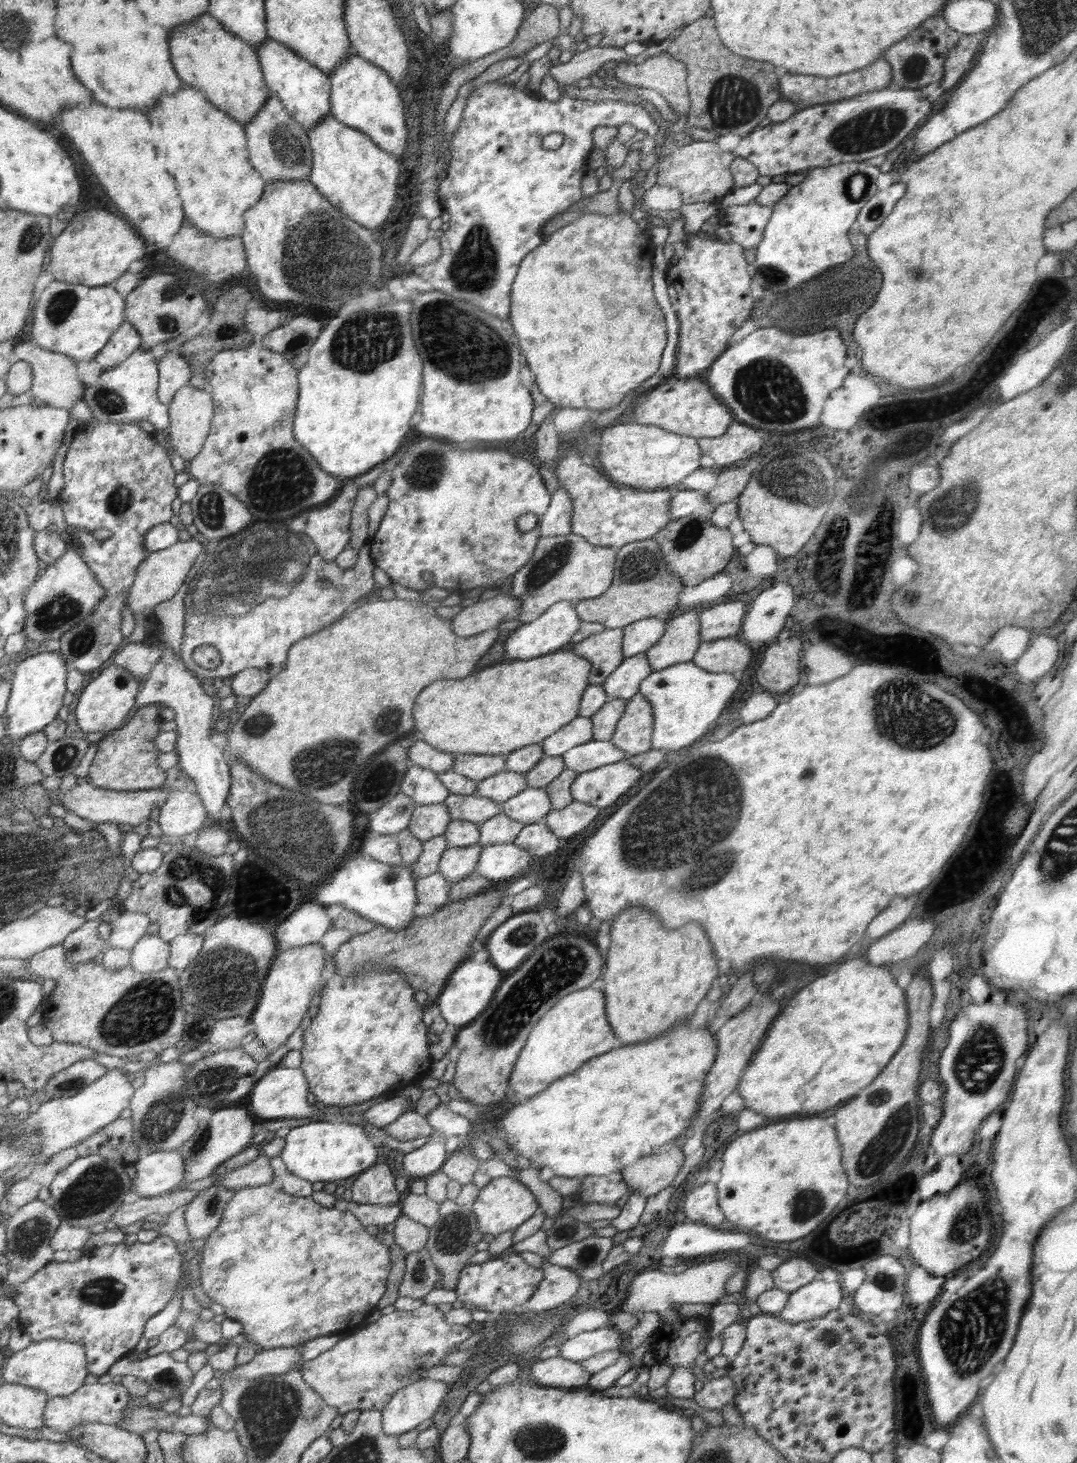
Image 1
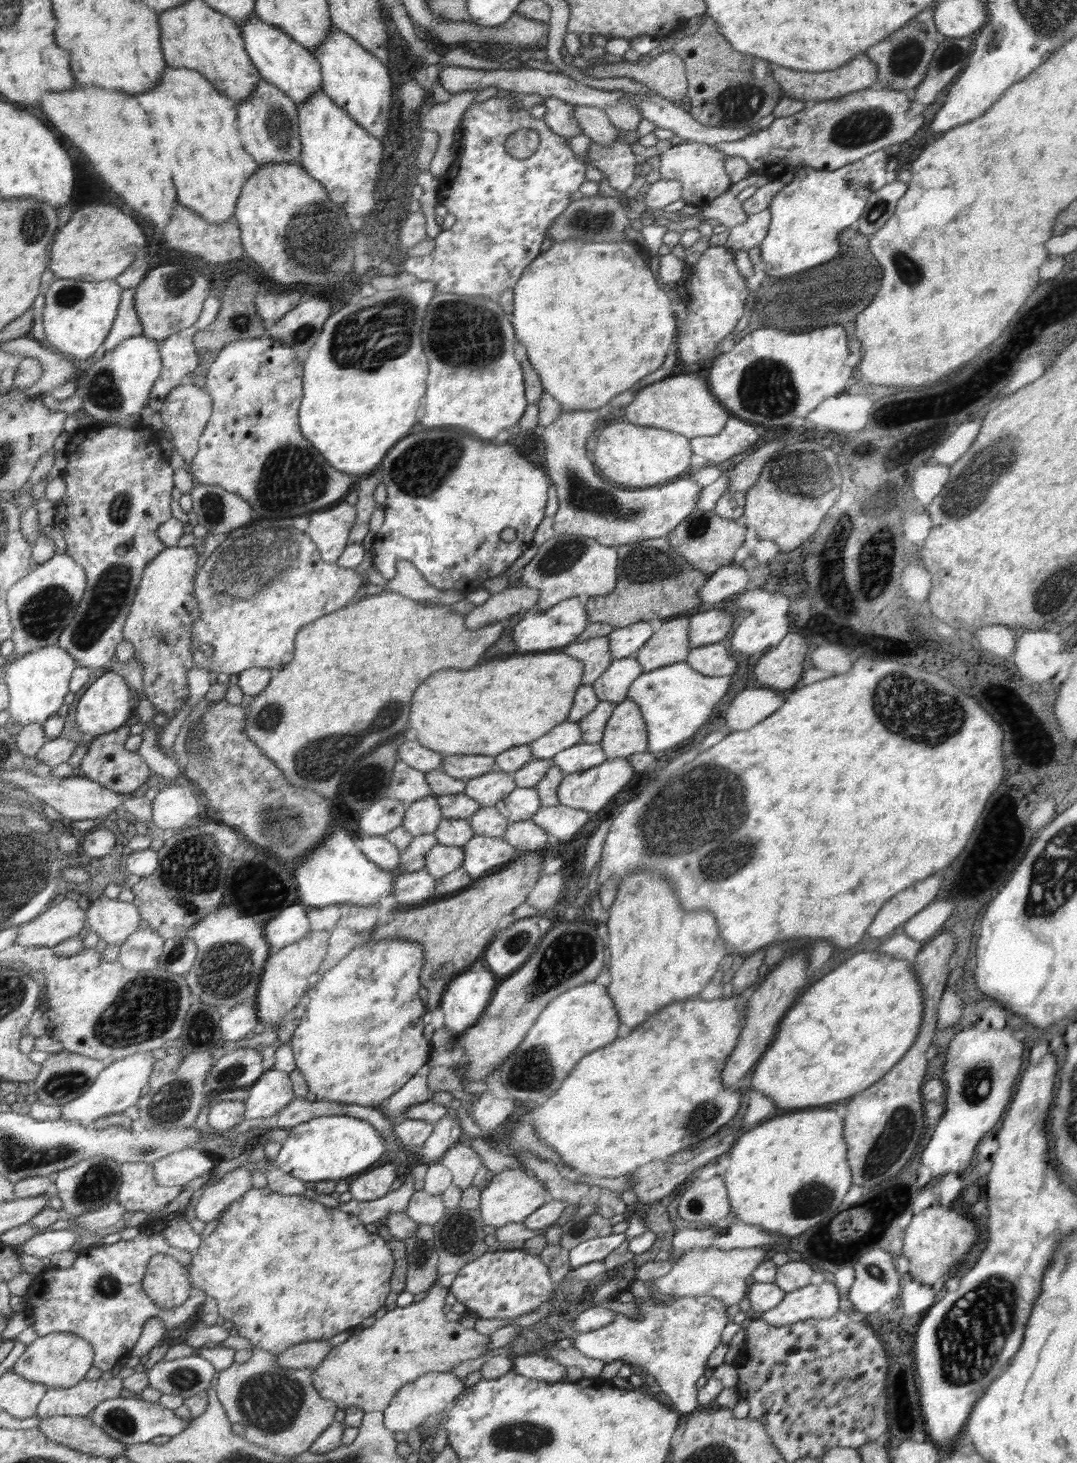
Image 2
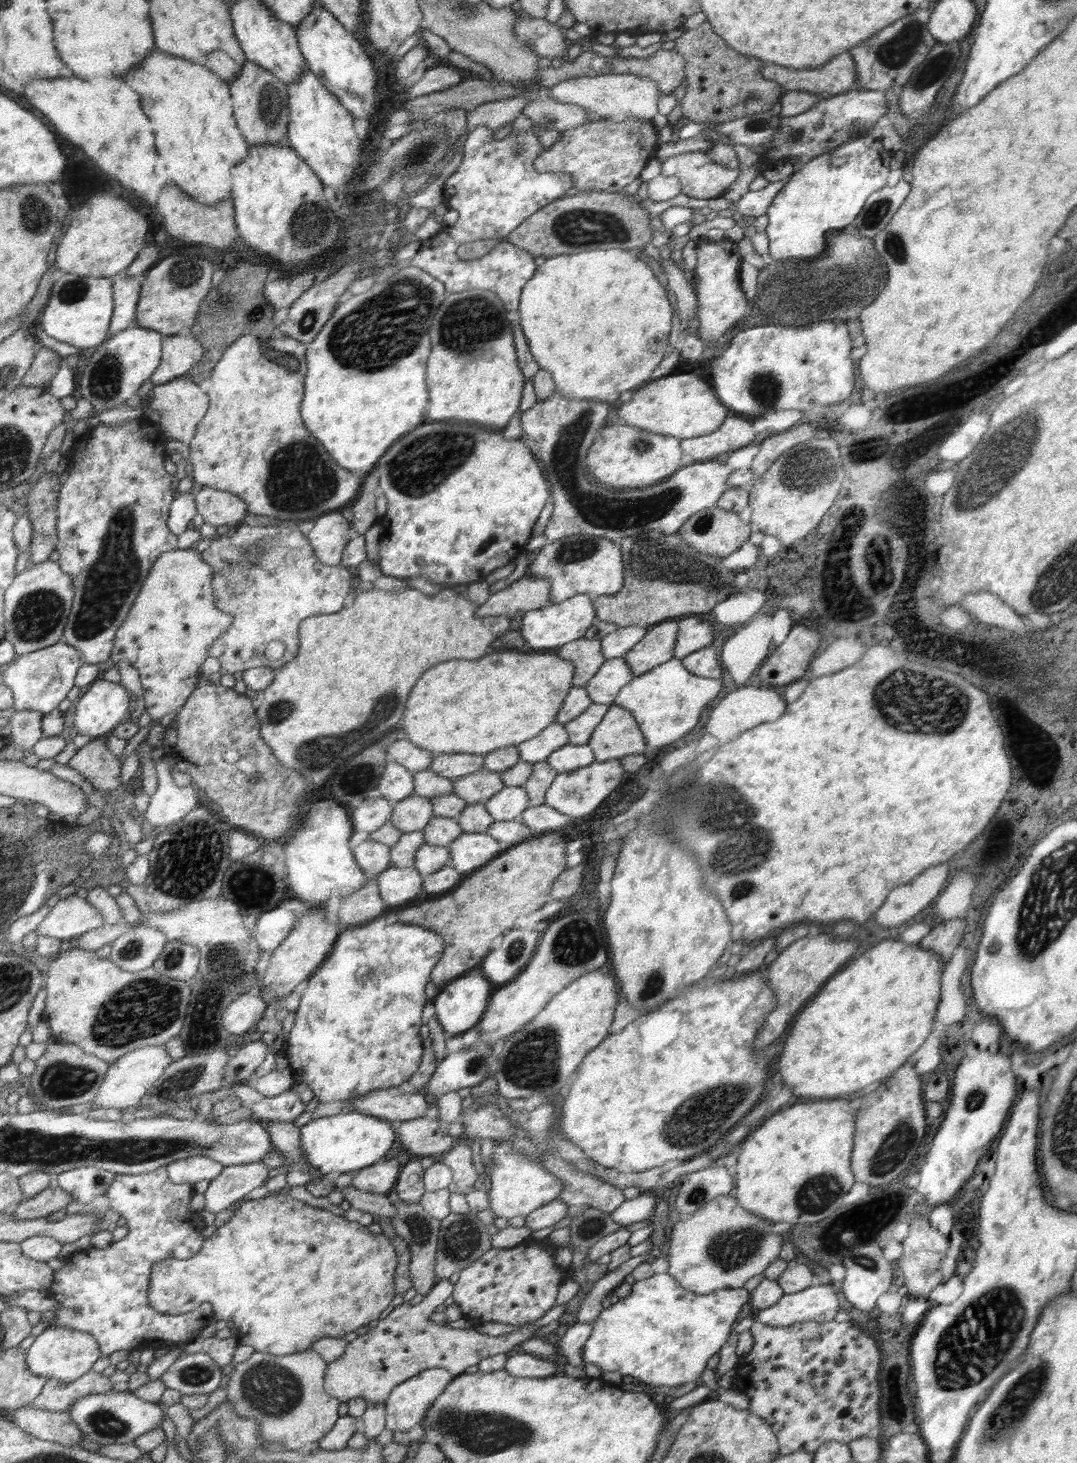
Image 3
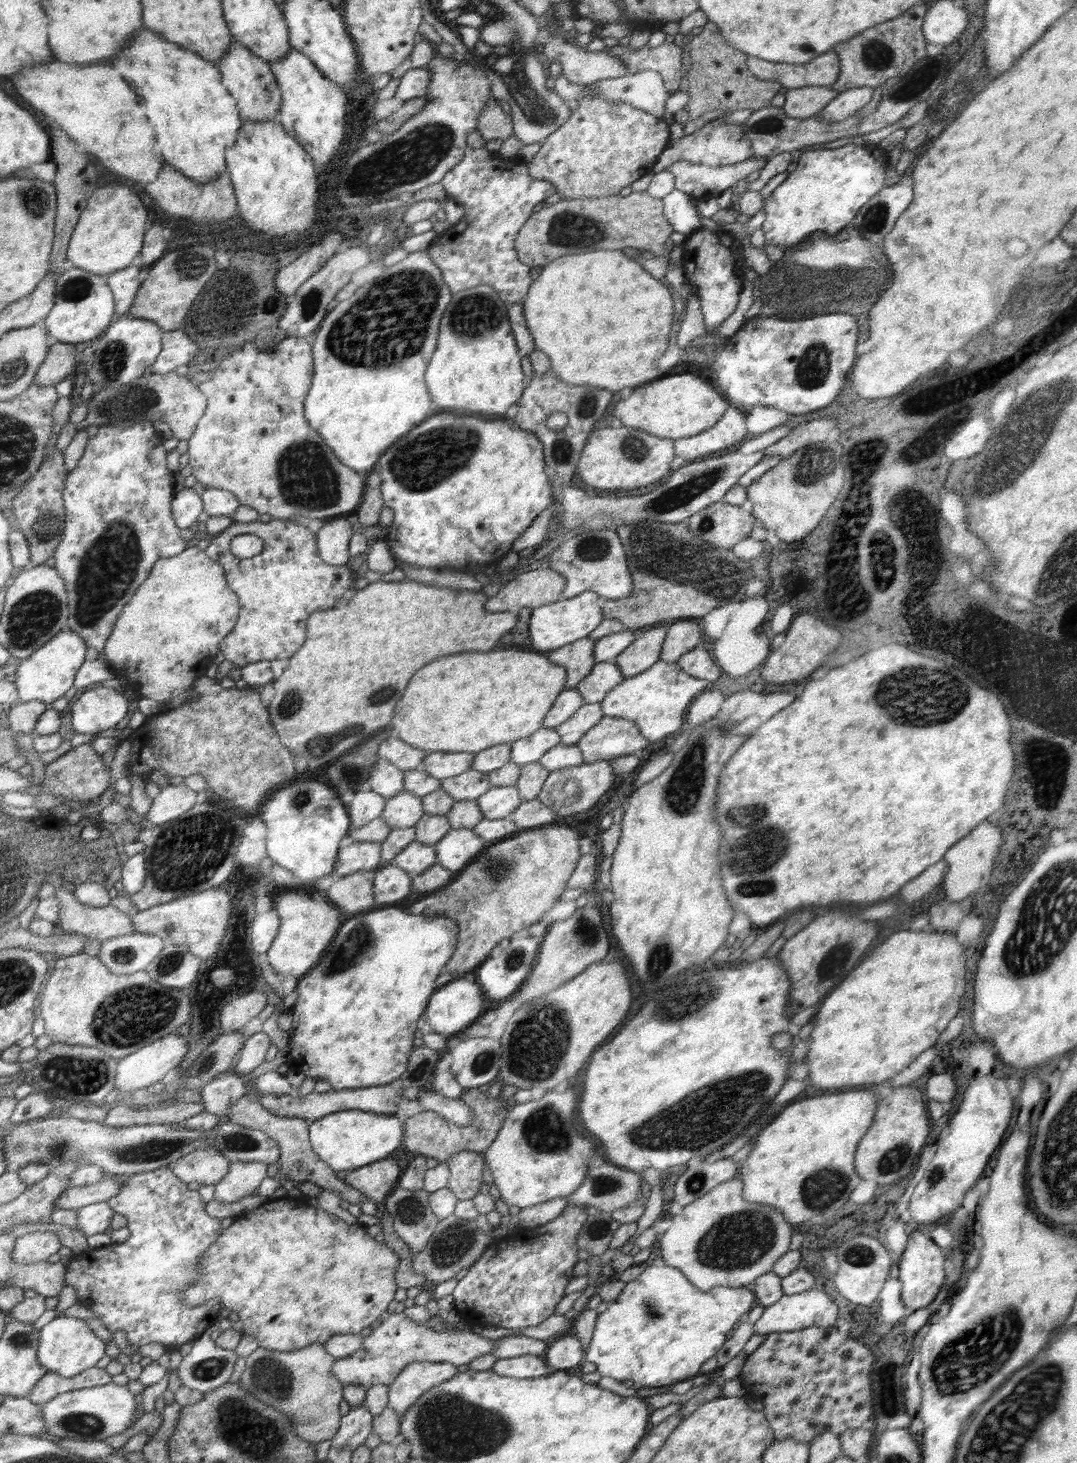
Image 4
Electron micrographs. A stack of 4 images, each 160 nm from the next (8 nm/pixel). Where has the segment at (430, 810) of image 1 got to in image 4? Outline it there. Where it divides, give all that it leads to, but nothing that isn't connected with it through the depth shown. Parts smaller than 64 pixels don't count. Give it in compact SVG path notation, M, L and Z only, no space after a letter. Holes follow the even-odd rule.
M404 790L387 799L381 818L393 828L413 827L424 816L421 797Z

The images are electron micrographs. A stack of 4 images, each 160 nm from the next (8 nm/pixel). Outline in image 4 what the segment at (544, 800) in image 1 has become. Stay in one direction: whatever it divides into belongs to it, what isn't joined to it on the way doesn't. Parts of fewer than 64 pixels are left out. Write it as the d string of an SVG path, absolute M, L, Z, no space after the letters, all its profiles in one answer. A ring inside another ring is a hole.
M515 785L490 787L475 801L482 811L484 819L509 817L511 812L522 802Z

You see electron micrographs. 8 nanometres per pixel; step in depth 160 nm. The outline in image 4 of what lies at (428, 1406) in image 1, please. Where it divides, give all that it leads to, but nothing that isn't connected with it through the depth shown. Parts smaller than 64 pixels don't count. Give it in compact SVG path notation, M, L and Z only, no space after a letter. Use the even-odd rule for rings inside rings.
M418 1362L400 1372L390 1385L390 1407L399 1417L406 1416L412 1404L426 1394L428 1389L450 1380L458 1374L458 1367L449 1362Z

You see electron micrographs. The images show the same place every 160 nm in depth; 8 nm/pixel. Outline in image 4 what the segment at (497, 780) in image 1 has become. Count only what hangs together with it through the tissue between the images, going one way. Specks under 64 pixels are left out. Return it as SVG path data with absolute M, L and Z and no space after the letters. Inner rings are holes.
M473 769L439 781L441 788L456 801L476 800L492 787L488 774Z

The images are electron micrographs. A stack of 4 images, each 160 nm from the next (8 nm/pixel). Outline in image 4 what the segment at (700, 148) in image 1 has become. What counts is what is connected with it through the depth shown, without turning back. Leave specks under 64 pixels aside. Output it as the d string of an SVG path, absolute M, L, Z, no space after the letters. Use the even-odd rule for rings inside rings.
M753 156L736 164L710 167L696 165L690 161L678 161L670 165L666 170L675 178L675 188L684 191L692 198L702 194L714 194L718 196L734 182L746 178L750 172L761 170L767 163L768 157Z

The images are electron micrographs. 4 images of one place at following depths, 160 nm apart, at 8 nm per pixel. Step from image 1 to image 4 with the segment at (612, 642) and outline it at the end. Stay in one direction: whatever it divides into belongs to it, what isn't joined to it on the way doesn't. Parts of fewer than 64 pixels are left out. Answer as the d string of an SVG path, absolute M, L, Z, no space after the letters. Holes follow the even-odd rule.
M587 637L560 649L552 650L548 654L548 658L552 662L566 667L565 688L574 689L576 685L589 676L591 670L596 666L597 663L594 657L595 641L595 639Z

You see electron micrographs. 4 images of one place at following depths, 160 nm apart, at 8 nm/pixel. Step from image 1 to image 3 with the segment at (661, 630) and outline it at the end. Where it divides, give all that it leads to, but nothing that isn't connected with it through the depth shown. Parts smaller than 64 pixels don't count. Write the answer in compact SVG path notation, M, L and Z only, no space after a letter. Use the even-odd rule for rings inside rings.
M619 627L602 639L602 653L606 660L624 657L643 640L650 627Z

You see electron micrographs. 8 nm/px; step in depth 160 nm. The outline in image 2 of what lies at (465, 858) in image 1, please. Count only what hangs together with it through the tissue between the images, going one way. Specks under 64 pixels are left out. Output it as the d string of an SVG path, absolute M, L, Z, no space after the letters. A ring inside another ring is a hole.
M433 846L425 856L425 869L436 880L462 866L465 850L461 846Z

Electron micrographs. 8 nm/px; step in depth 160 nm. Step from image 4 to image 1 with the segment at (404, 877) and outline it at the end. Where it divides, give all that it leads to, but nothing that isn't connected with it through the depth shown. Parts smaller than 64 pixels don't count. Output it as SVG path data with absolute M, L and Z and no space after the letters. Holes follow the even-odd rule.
M439 871L416 878L418 900L420 904L424 904L428 908L428 915L445 906L451 883Z

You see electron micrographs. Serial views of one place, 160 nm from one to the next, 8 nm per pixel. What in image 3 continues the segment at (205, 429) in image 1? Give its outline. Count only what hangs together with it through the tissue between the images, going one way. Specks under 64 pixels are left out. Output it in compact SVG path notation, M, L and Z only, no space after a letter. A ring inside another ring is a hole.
M178 377L174 380L165 382L164 384L155 385L150 391L150 395L146 399L142 399L135 395L124 403L125 406L133 408L141 407L141 410L156 410L159 412L160 421L158 427L166 434L166 438L178 440L182 442L191 442L196 434L197 424L202 420L208 408L208 396L198 388L199 383L194 384L192 380Z

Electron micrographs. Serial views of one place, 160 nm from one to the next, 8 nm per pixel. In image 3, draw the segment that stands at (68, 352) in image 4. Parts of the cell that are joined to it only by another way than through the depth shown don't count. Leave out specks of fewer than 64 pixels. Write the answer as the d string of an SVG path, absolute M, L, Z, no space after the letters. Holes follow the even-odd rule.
M39 347L35 353L35 360L28 369L27 376L23 378L26 386L44 387L59 373L61 356L48 347Z

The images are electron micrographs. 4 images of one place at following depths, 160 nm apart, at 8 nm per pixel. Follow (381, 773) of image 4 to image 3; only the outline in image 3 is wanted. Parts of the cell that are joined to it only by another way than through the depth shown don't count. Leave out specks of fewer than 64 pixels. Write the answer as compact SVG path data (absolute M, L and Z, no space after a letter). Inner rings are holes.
M389 762L379 780L377 789L382 797L395 804L413 794L413 777L414 774L401 764Z

